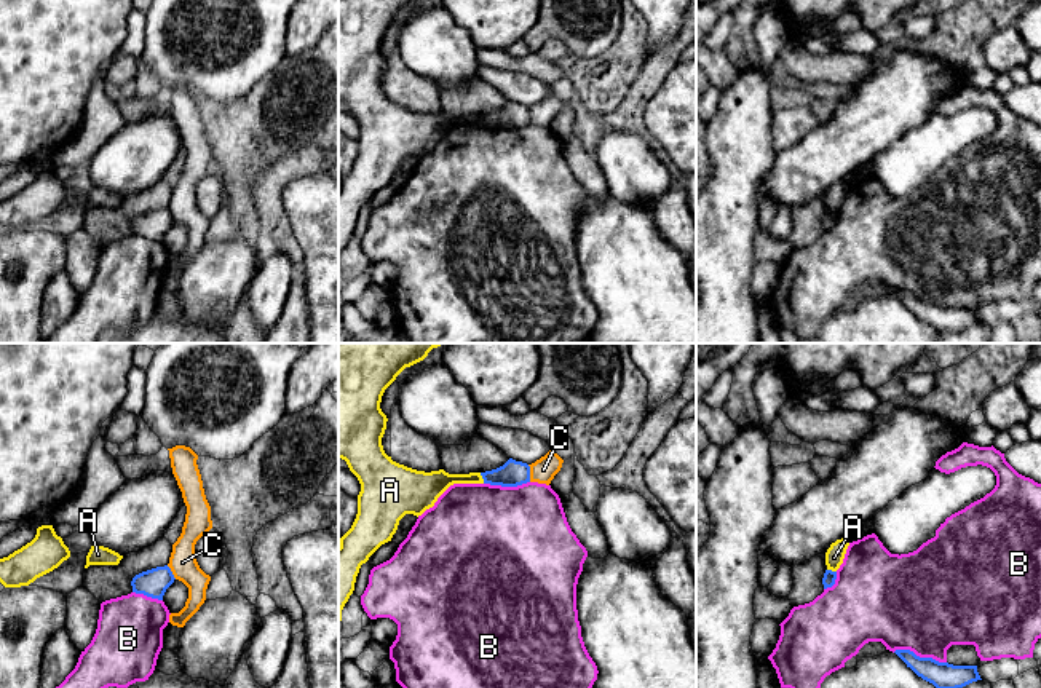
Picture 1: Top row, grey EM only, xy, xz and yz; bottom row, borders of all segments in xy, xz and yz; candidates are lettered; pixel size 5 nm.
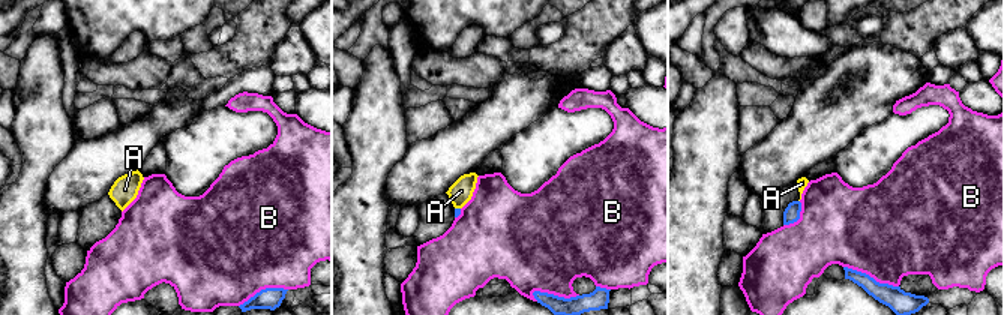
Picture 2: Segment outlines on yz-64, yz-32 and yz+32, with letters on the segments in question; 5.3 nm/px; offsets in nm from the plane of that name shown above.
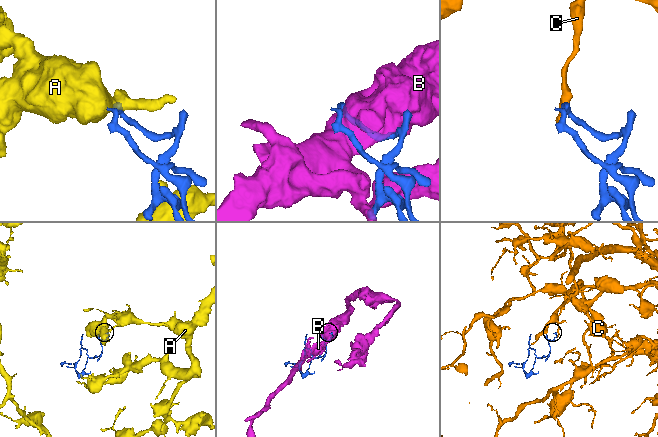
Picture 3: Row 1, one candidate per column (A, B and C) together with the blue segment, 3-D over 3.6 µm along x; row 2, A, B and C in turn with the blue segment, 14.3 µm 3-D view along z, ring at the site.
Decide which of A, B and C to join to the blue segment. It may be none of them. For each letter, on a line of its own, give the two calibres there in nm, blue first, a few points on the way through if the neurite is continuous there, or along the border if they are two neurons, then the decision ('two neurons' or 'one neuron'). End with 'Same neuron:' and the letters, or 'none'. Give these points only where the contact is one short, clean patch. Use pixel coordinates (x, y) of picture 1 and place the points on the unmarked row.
A: 130/120 nm | along xz (479, 115), (484, 125) | two neurons
B: 140/460 nm | two neurons
C: 130/120 nm | along xz (527, 107), (530, 123) | two neurons
Same neuron: none

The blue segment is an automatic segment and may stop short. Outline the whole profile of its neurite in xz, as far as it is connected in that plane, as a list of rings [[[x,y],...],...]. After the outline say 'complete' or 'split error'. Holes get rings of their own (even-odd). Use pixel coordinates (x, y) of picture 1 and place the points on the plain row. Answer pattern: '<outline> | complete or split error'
[[[509,101],[503,109],[481,115],[484,126],[517,129],[530,125],[530,109]]] | complete

